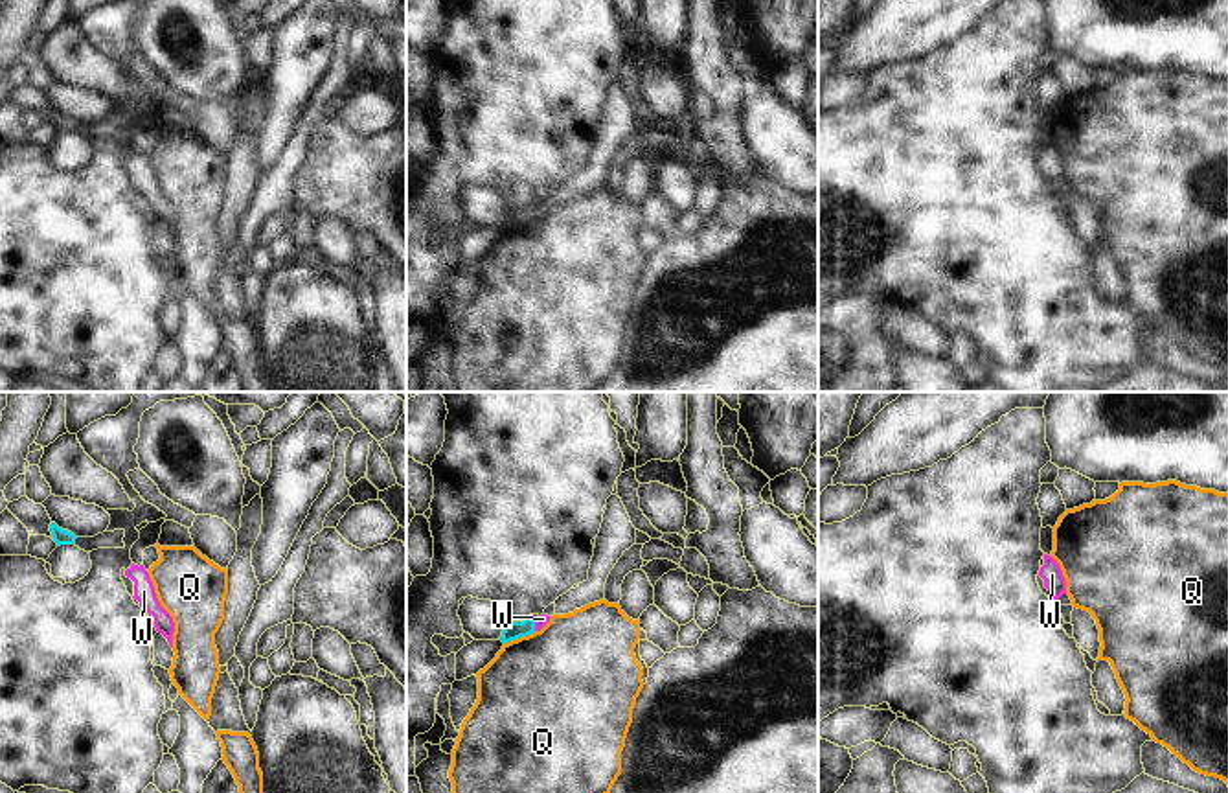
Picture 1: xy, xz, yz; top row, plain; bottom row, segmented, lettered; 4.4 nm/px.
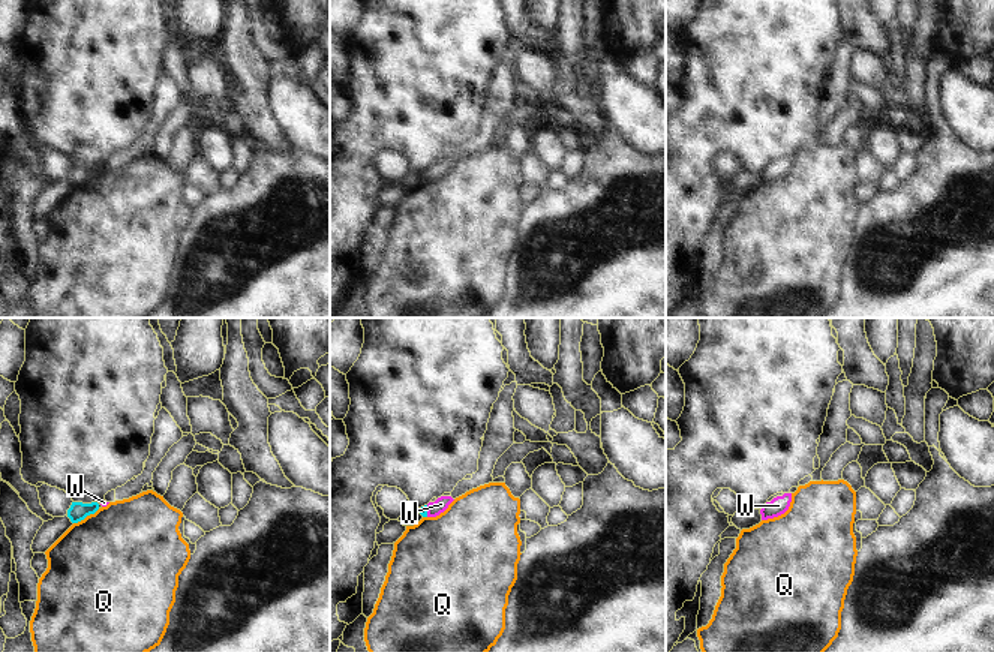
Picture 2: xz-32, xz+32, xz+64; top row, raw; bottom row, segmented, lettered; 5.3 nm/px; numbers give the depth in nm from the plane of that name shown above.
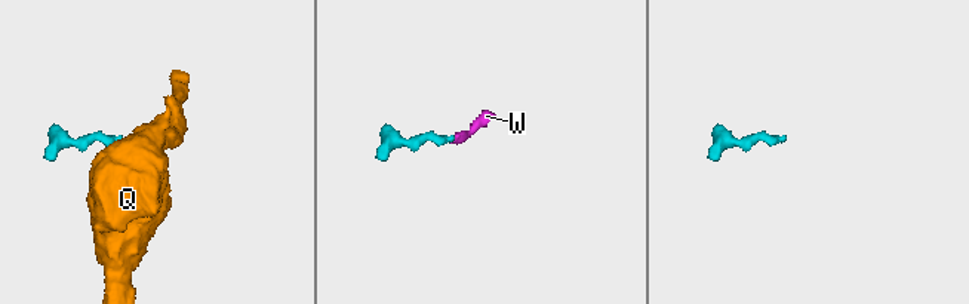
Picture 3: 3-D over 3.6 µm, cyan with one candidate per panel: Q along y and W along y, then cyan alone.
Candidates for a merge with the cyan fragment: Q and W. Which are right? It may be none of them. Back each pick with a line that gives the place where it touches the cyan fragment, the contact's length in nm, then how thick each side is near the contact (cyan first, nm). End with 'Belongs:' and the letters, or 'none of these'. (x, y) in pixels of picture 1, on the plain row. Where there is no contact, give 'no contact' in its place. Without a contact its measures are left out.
W: xz (534, 214) | 50 nm | 80/50 nm
Belongs: W

